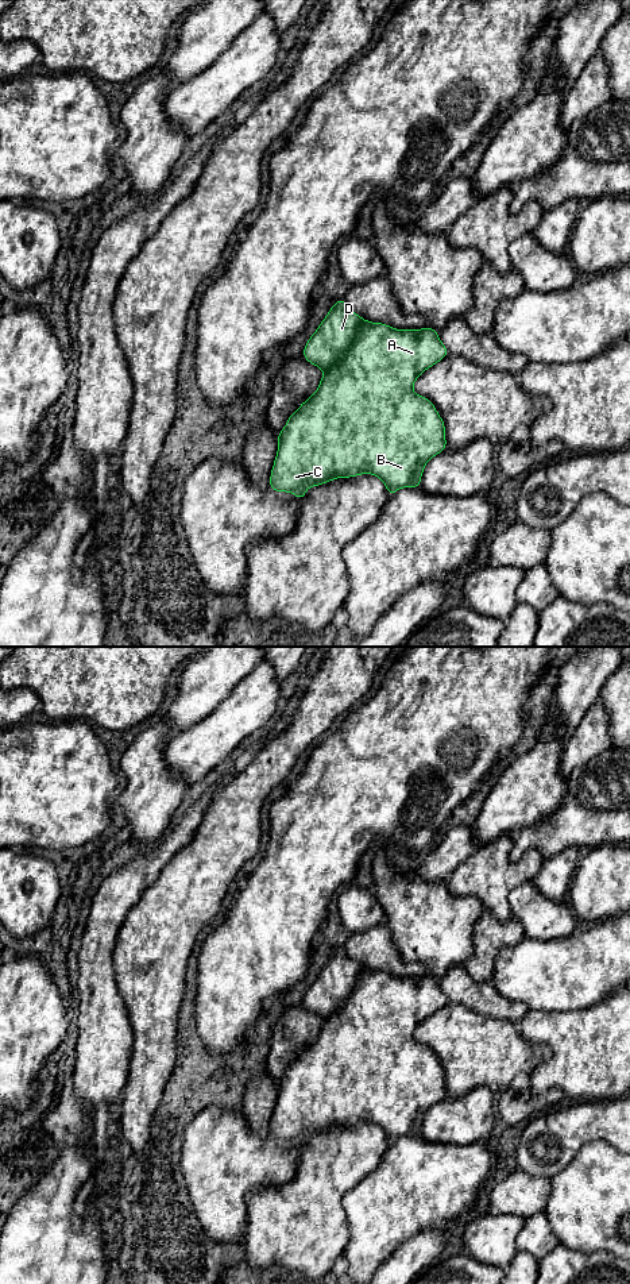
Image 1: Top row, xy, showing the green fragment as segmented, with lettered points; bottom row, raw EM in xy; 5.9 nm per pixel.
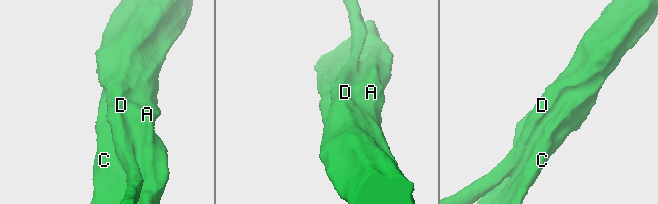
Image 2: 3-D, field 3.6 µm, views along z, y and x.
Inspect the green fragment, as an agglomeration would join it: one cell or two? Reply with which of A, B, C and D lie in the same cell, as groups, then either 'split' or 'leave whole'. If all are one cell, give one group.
groups A B C D; leave whole

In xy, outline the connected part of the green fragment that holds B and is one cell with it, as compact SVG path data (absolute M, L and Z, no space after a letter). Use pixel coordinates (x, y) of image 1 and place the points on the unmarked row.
M344 946L336 949L317 979L304 995L306 1010L320 1015L324 1023L314 1042L293 1060L278 1081L278 1099L270 1133L278 1141L290 1140L302 1148L310 1134L321 1134L336 1126L372 1122L383 1129L391 1145L402 1135L421 1135L421 1125L429 1107L447 1096L445 1072L432 1049L413 1038L416 1027L448 1003L447 995L432 975L395 978L383 971L362 967Z

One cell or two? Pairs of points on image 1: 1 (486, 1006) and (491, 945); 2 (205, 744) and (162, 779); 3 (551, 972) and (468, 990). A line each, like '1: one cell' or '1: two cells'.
1: two cells
2: two cells
3: two cells

